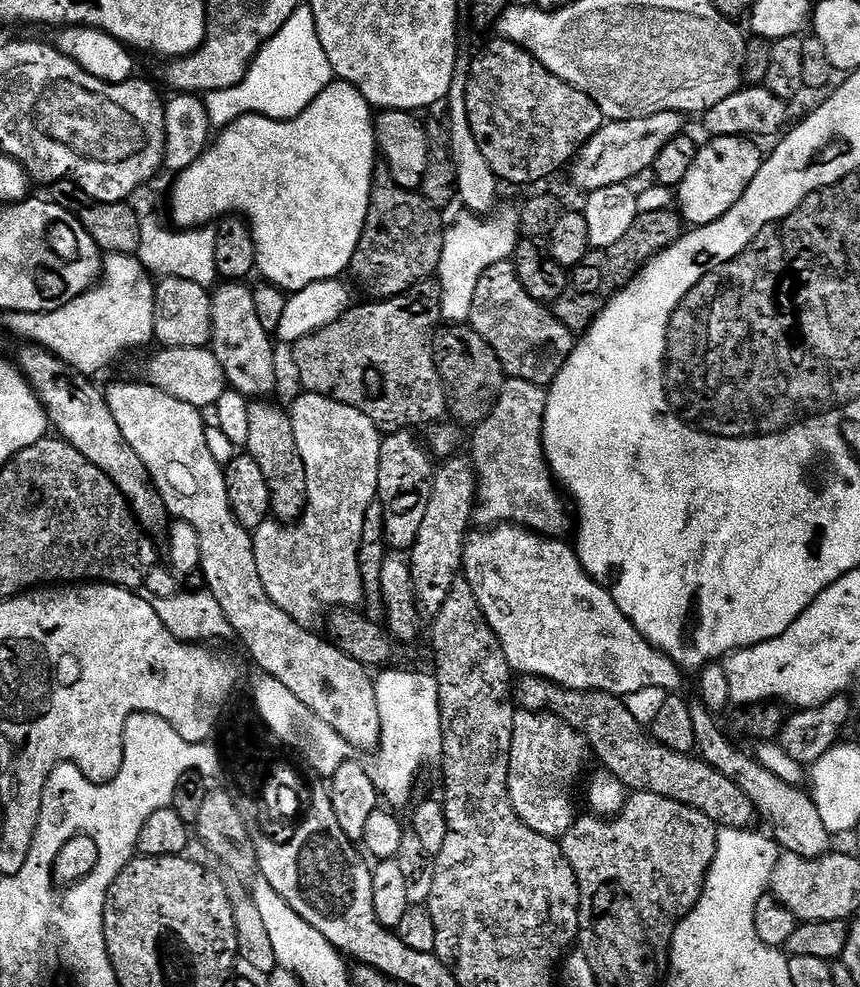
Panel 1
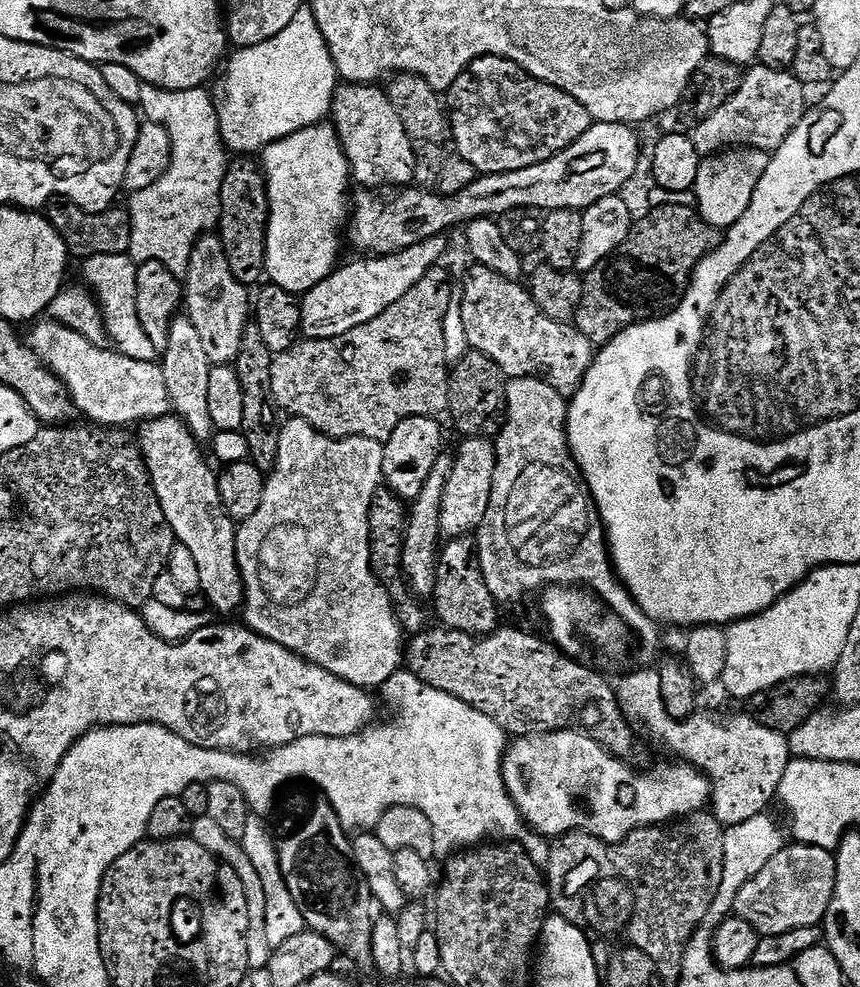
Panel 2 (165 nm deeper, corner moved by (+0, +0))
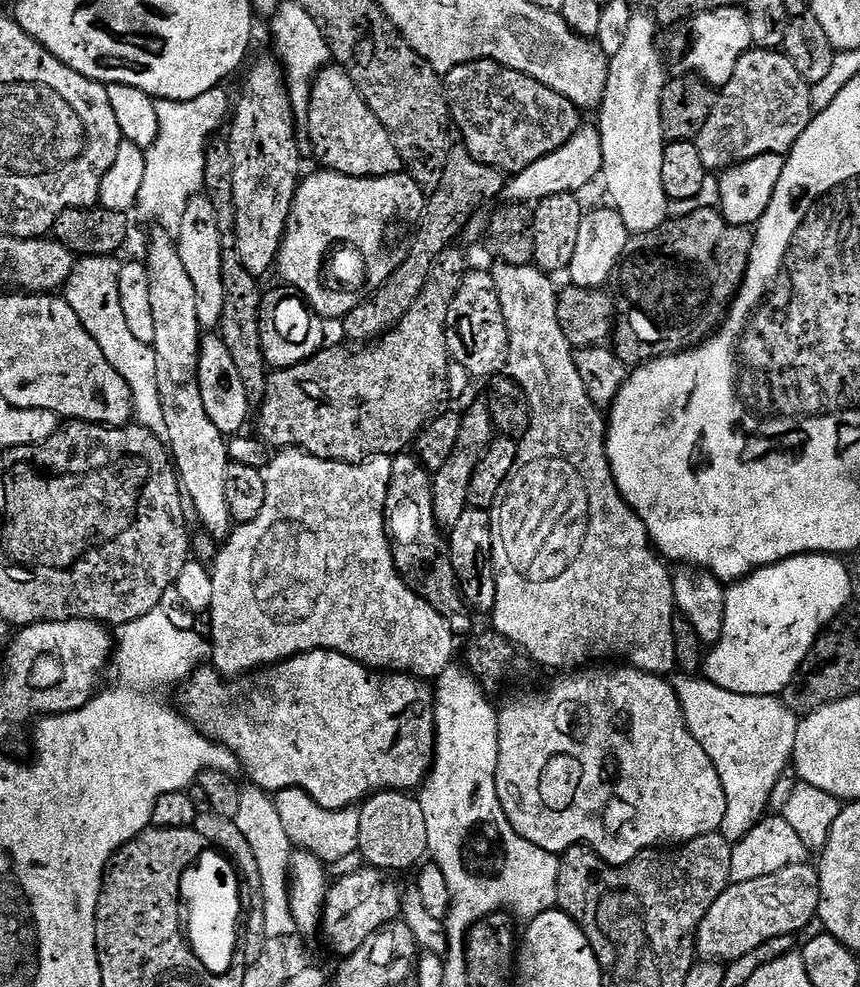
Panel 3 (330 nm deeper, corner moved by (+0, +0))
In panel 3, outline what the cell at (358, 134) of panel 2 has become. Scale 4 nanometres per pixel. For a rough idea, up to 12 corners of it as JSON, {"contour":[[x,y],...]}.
{"contour":[[350,74],[312,81],[308,140],[319,167],[370,179],[404,168]]}

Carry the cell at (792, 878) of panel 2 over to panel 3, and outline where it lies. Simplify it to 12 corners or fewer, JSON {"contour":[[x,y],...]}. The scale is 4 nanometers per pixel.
{"contour":[[808,862],[729,883],[696,932],[731,962],[820,911]]}

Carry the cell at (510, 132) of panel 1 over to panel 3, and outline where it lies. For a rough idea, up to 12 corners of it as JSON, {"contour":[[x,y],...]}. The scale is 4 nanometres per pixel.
{"contour":[[472,60],[445,73],[461,143],[513,176],[564,146],[581,109]]}

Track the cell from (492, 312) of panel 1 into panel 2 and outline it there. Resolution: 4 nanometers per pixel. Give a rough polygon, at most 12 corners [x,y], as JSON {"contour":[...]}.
{"contour":[[483,266],[459,293],[469,349],[575,396],[597,349]]}

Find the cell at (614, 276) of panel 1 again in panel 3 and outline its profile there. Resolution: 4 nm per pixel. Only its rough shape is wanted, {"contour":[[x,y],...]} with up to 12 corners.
{"contour":[[716,208],[633,235],[615,270],[625,365],[708,339],[753,233]]}

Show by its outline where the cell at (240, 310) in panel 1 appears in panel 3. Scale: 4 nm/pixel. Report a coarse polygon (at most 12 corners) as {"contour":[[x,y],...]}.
{"contour":[[207,194],[190,198],[175,241],[201,329],[219,329],[224,236]]}

